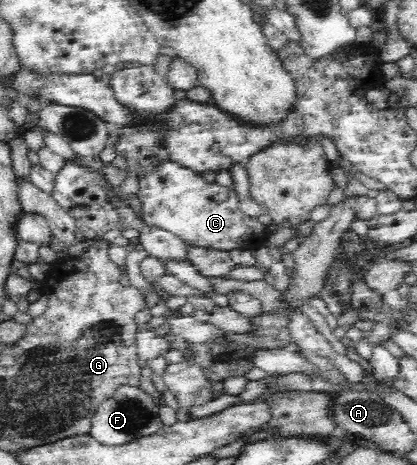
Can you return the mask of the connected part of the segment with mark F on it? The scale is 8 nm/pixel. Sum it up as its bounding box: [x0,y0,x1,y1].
[89,384,163,446]

